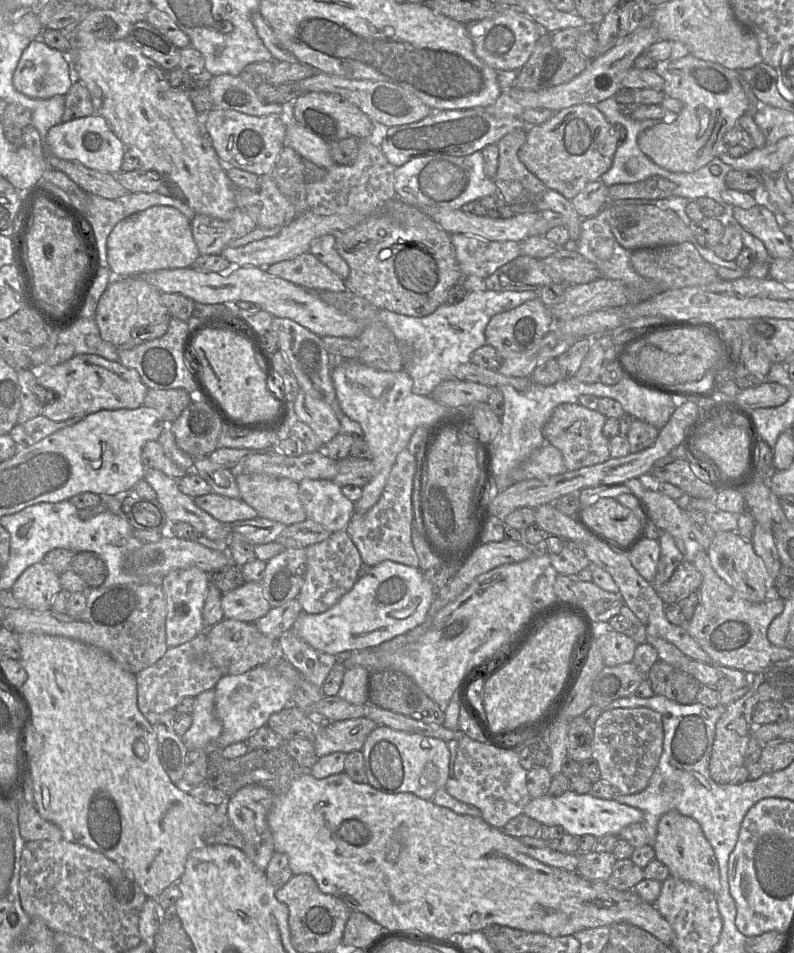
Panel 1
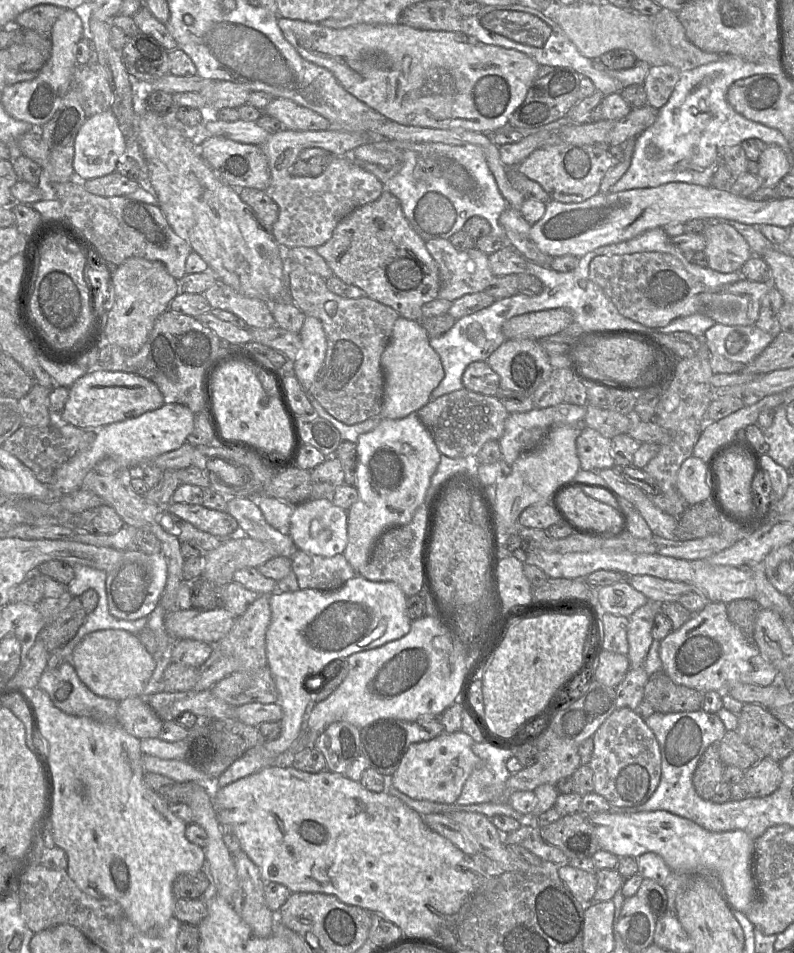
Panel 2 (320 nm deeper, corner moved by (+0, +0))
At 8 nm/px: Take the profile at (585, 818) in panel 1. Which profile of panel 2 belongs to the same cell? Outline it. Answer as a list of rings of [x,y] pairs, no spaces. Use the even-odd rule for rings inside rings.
[[[663,810],[640,813],[601,812],[587,817],[593,825],[601,850],[617,857],[634,858],[646,852],[654,852],[664,859],[671,871],[715,874],[733,907],[746,914],[753,906],[756,897],[753,877],[755,840],[746,832],[711,832],[687,818]]]

